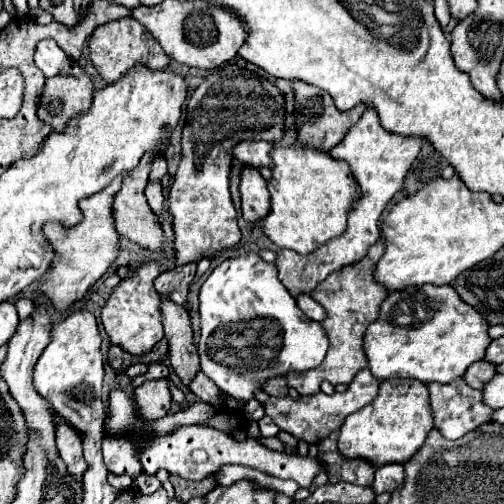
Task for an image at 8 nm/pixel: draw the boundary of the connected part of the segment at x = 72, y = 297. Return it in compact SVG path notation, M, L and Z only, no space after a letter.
M124 174L116 176L112 180L112 184L108 184L102 192L98 192L90 198L84 198L80 202L82 222L74 224L72 228L64 228L56 222L48 222L42 228L44 238L50 242L50 246L54 250L54 260L50 264L48 278L42 282L38 292L50 300L54 310L58 310L58 312L68 310L76 300L80 300L86 294L86 290L116 260L116 256L118 256L118 232L116 232L114 218L112 218L112 202L114 202L114 194L120 190L122 180L124 180Z

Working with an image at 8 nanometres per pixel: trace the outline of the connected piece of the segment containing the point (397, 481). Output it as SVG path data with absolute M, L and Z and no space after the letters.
M386 464L376 468L376 478L374 478L374 492L382 494L382 492L394 492L394 488L398 488L404 482L404 468L400 464Z

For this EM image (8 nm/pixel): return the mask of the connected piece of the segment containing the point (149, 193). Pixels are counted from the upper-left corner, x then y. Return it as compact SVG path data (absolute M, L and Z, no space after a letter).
M156 180L156 182L150 182L150 184L146 186L146 198L148 198L150 208L152 208L156 214L160 214L160 212L162 212L162 204L164 204L164 196L162 196L162 186L160 186L158 180Z

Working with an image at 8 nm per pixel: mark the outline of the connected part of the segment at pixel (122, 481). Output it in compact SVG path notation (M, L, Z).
M109 473L108 482L119 491L126 490L126 488L132 488L132 478L128 475L116 475Z

